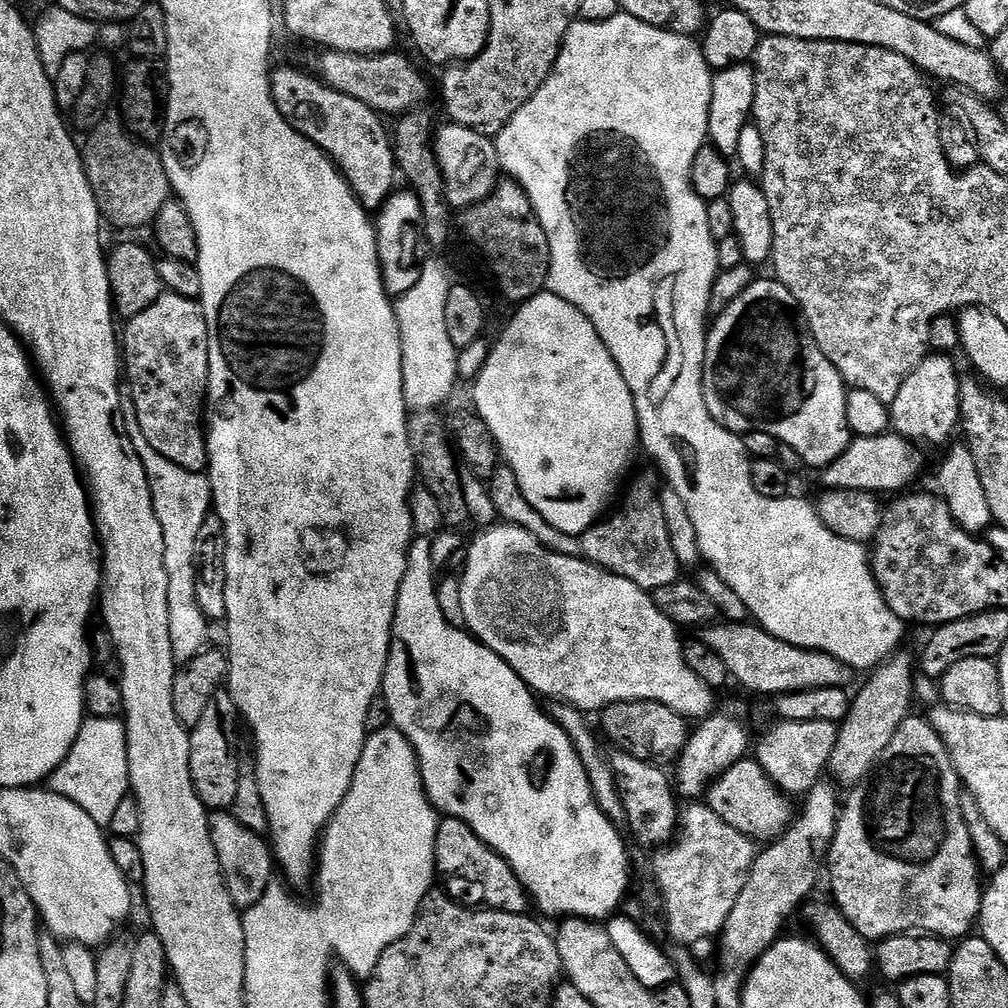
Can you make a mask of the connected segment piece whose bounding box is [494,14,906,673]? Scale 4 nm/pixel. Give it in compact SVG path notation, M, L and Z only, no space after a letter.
M618 15L606 22L573 22L564 36L564 45L560 48L558 58L552 67L552 75L546 82L510 118L510 122L495 137L496 153L500 159L500 167L511 179L515 180L530 198L536 217L547 236L550 246L551 265L548 268L547 291L556 297L570 302L580 313L584 314L594 326L603 344L610 350L622 378L626 378L626 386L630 386L630 394L634 398L634 406L640 423L640 444L656 459L658 467L664 471L667 487L676 491L678 498L686 502L686 510L690 514L690 522L694 524L694 534L698 534L698 550L703 563L711 571L718 574L742 602L746 602L748 615L759 627L770 633L774 638L786 642L790 646L805 648L810 652L821 652L845 664L857 673L875 670L901 647L900 639L906 631L905 625L896 616L886 614L884 596L872 573L869 553L865 545L855 544L834 534L820 520L815 507L804 500L767 500L760 497L751 484L750 457L744 449L743 439L737 433L724 428L710 414L704 397L704 351L708 345L706 325L710 320L708 303L712 287L718 275L718 241L710 234L710 226L706 223L707 203L692 189L690 170L694 162L694 154L705 147L708 140L708 115L710 114L710 94L714 72L704 58L703 47L695 39L674 34L670 30L662 30L658 26L650 26L633 16Z

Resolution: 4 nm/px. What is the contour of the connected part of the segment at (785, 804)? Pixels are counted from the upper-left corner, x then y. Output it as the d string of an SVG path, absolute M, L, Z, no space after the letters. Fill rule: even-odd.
M754 758L739 760L737 764L727 768L720 777L713 779L706 789L708 808L714 810L714 814L718 814L722 822L726 822L726 826L732 826L743 836L750 837L753 842L777 840L787 830L794 819L791 802L793 803L773 784Z

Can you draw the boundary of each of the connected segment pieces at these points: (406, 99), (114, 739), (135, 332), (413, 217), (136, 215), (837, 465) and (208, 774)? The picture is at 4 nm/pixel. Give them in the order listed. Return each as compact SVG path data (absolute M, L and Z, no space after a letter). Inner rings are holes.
M393 50L384 53L382 56L355 56L345 52L321 51L320 57L316 60L315 75L329 88L338 90L358 102L366 102L370 110L374 110L381 117L399 118L406 112L419 109L428 100L428 84L424 81L424 76L407 60L404 56L399 56L399 51Z
M88 718L80 727L74 746L58 770L50 777L51 791L74 802L94 822L106 826L110 817L118 811L118 805L129 799L128 787L128 743L124 733L124 721L120 718Z
M165 291L149 308L142 310L142 314L131 317L125 324L128 325L125 326L124 330L122 328L122 372L126 377L126 388L128 380L128 388L132 391L130 407L136 411L142 436L167 461L173 462L176 466L181 466L181 468L190 471L190 473L204 472L208 465L207 437L204 431L206 401L208 398L208 331L206 330L206 318L204 317L203 308L200 307L196 300L186 300L170 291Z
M411 190L393 191L386 203L378 210L374 223L376 226L376 250L379 260L381 280L389 297L399 298L412 289L418 282L418 274L422 267L420 260L420 240L422 244L421 221L424 211L420 208L420 200Z
M101 119L100 125L87 133L85 144L82 144L82 161L84 174L88 180L88 186L96 199L96 205L100 208L101 217L108 220L116 228L144 228L155 221L158 210L170 199L168 179L164 173L164 167L159 155L152 152L147 143L137 142L130 135L127 128L119 119Z
M895 434L872 437L856 436L852 443L848 445L848 449L835 462L823 469L823 487L828 490L837 488L838 490L858 490L859 492L870 492L873 494L881 494L880 492L903 493L905 490L911 489L908 487L915 482L916 475L920 472L920 456L916 452L919 452L917 445Z
M220 694L210 702L210 706L206 706L202 718L198 718L190 732L192 785L204 807L209 810L228 810L236 803L238 782L242 775L236 752L232 749L232 743L236 740L236 720L238 724L234 702L227 694Z

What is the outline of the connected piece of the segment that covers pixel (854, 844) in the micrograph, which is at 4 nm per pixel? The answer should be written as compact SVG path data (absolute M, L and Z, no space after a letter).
M916 714L909 715L908 719L898 726L894 738L890 738L890 746L882 750L880 761L872 769L868 779L847 793L843 801L840 818L836 822L836 833L832 839L831 846L828 847L828 858L826 861L826 880L832 883L832 896L836 907L841 915L848 920L850 926L864 936L869 942L879 942L890 939L892 936L911 936L919 934L921 937L936 937L947 942L959 942L973 931L974 925L980 918L980 901L982 899L982 886L978 884L976 878L976 868L978 872L978 860L974 855L974 832L968 829L968 824L964 821L964 812L960 809L960 796L962 797L962 785L956 777L956 772L948 764L948 752L944 749L944 744L940 741L940 736L933 730L925 719L916 717Z

